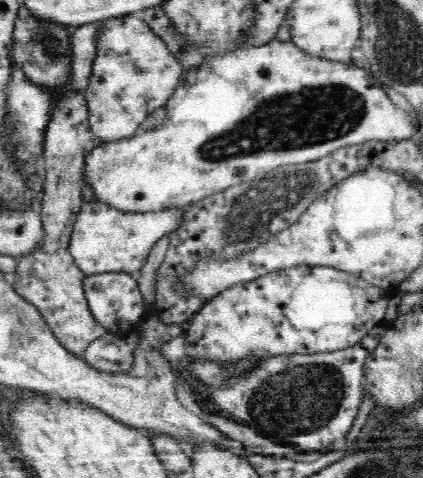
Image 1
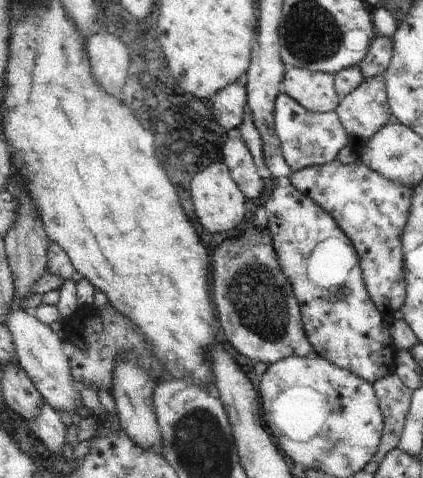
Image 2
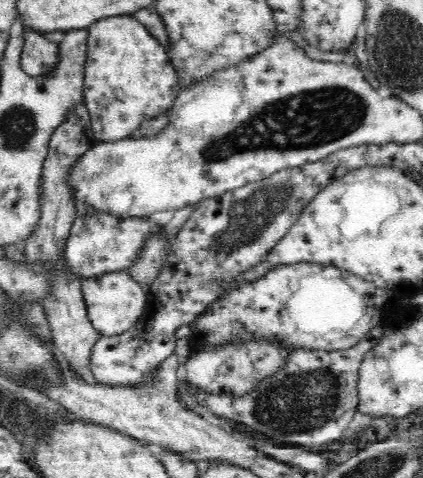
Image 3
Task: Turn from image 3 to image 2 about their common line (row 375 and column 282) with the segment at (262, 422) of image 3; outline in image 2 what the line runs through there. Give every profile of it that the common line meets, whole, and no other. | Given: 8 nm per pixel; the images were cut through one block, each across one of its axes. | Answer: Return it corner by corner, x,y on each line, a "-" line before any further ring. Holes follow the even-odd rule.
247,230
241,238
221,242
211,254
213,266
213,302
217,312
217,328
239,354
255,362
279,362
291,356
317,356
301,326
299,304
291,292
291,284
281,272
277,254
267,232

